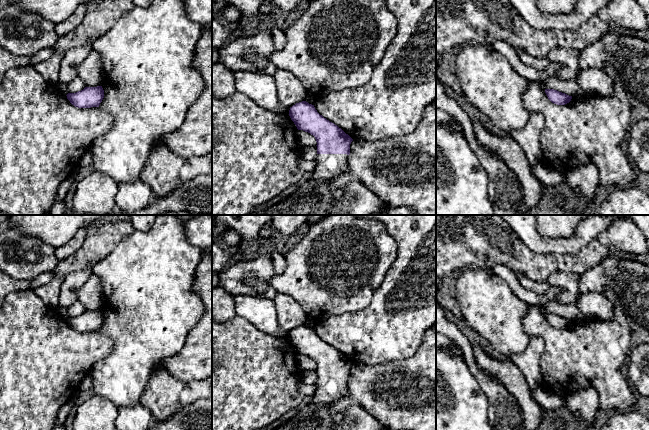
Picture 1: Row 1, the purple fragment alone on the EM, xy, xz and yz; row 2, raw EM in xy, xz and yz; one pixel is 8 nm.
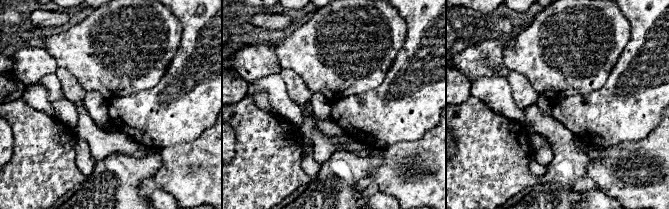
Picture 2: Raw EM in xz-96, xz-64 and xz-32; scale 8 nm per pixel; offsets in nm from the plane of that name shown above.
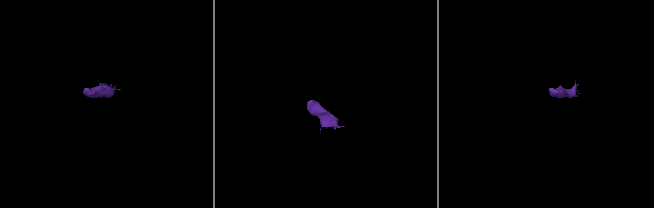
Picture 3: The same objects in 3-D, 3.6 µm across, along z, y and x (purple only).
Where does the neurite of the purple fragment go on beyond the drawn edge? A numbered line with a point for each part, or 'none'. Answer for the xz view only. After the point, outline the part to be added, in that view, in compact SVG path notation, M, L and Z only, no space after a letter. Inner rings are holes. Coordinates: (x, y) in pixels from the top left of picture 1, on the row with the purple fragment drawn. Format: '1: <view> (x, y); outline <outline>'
1: xz (313, 197); outline M317 154L315 168L306 179L299 182L299 188L294 194L266 210L255 210L248 215L329 215L335 196L328 185L335 177L346 172L347 154Z

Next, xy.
1: xy (90, 70); outline M94 50L79 64L78 77L82 79L86 87L97 87L103 83L103 67L101 56Z

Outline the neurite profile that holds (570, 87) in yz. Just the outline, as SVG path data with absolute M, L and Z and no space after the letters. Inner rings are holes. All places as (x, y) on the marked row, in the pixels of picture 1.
M498 40L492 48L502 54L514 70L528 82L539 82L545 89L554 89L569 96L575 96L580 90L576 80L561 80L556 76L557 71L561 68L560 64L550 63L545 71L539 72L525 65L519 58L515 48L510 44Z

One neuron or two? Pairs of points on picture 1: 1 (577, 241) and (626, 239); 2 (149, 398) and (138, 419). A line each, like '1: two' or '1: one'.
1: two
2: two

